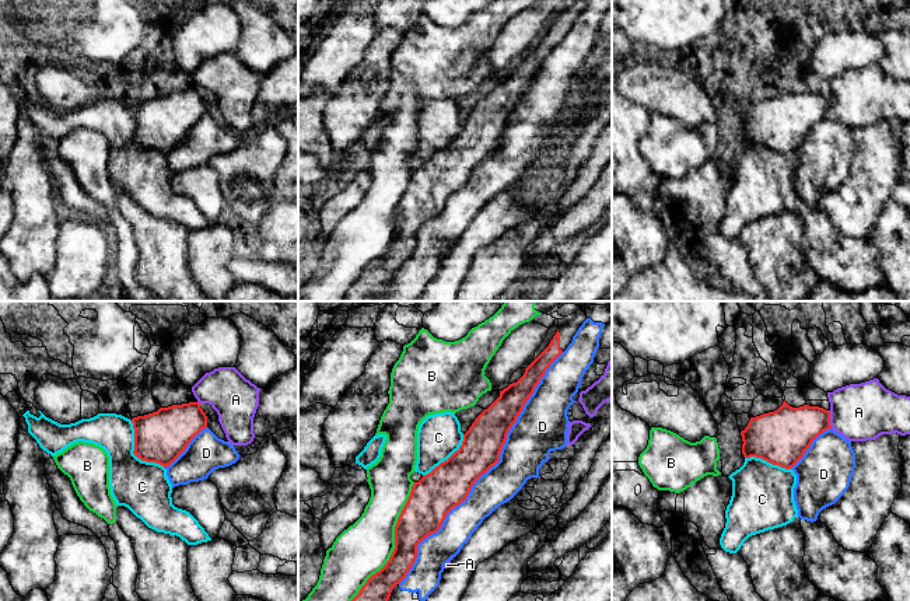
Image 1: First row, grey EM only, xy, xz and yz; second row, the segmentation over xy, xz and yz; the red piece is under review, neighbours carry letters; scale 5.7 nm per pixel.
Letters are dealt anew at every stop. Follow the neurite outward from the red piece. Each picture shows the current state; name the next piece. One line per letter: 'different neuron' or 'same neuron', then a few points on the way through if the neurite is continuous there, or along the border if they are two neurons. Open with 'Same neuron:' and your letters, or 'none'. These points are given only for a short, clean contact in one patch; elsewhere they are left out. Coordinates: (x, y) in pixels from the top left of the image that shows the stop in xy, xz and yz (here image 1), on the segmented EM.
Same neuron: none
A: different neuron
B: different neuron
C: different neuron
D: different neuron

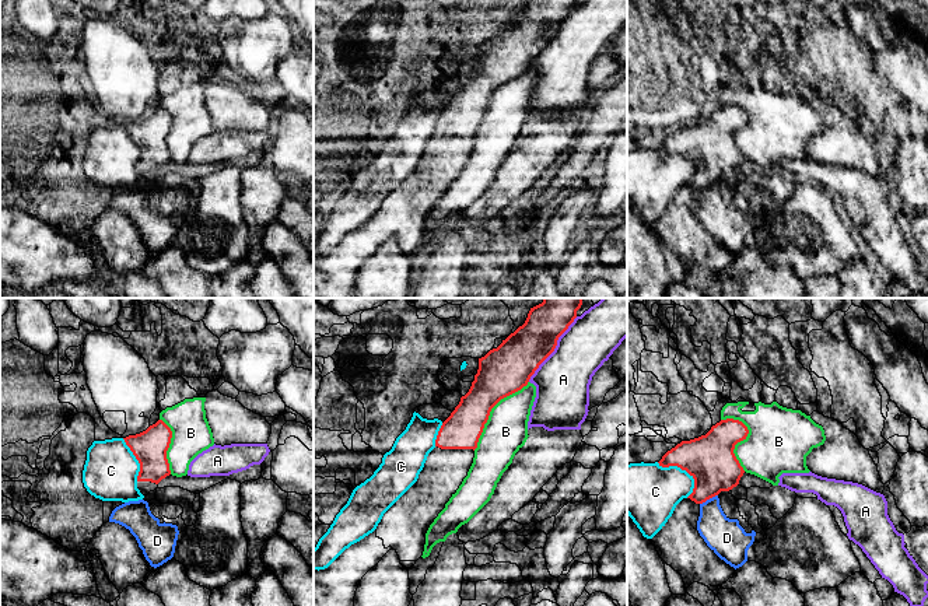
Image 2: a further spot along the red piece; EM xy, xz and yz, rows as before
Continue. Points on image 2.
Same neuron: none
A: different neuron
B: different neuron
C: different neuron
D: different neuron

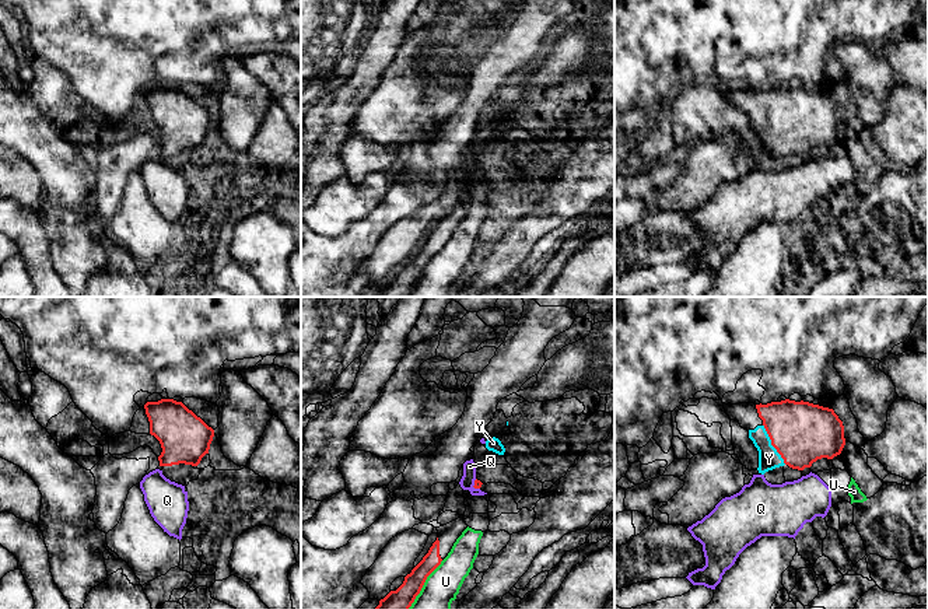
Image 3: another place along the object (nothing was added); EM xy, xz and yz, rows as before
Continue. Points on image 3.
Same neuron: Y
Q: different neuron | along xz (476, 479), (473, 486), (479, 489)
U: different neuron
Y: same neuron | across yz (802, 433), (791, 434), (771, 444), (771, 455), (769, 458)

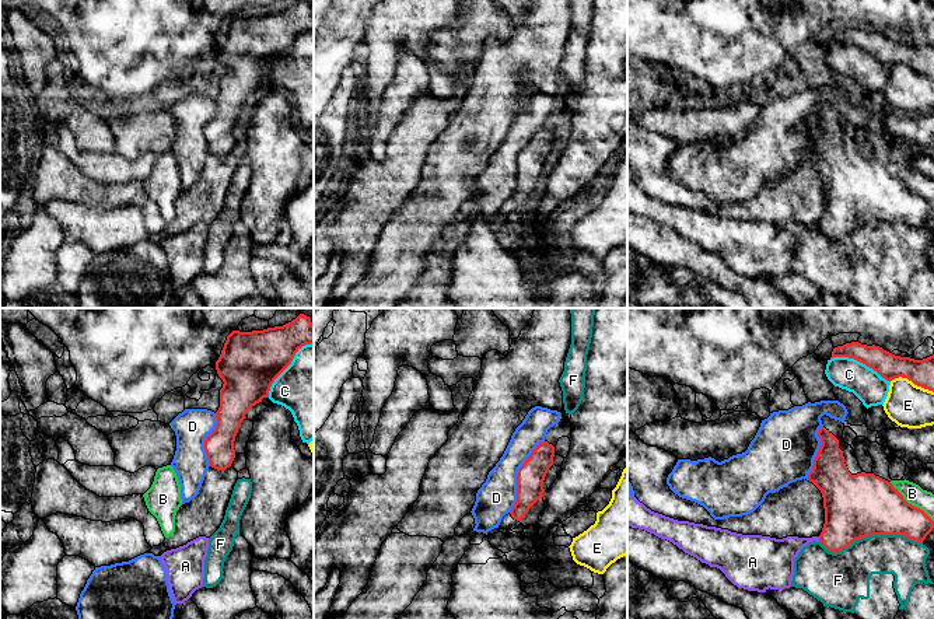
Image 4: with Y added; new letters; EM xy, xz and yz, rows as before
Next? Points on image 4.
Same neuron: none
A: different neuron
B: different neuron
C: different neuron
D: different neuron
E: different neuron
F: different neuron

